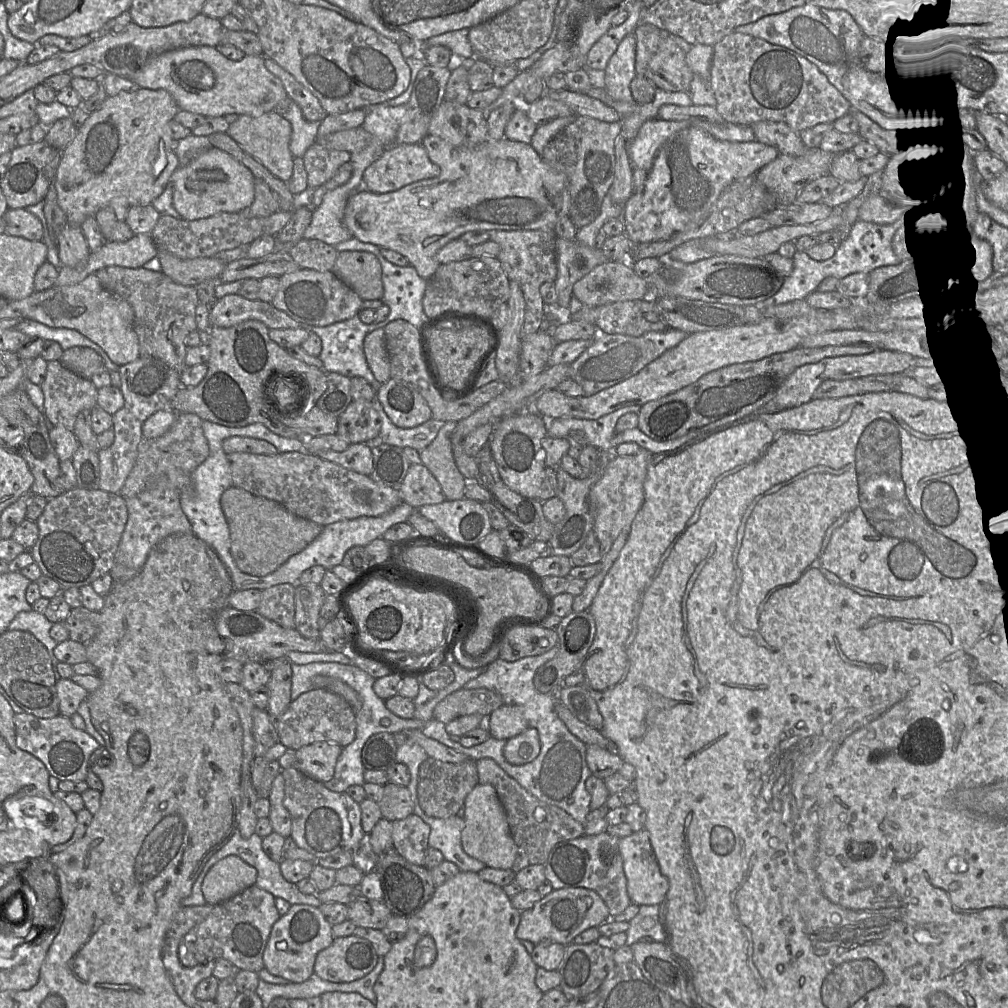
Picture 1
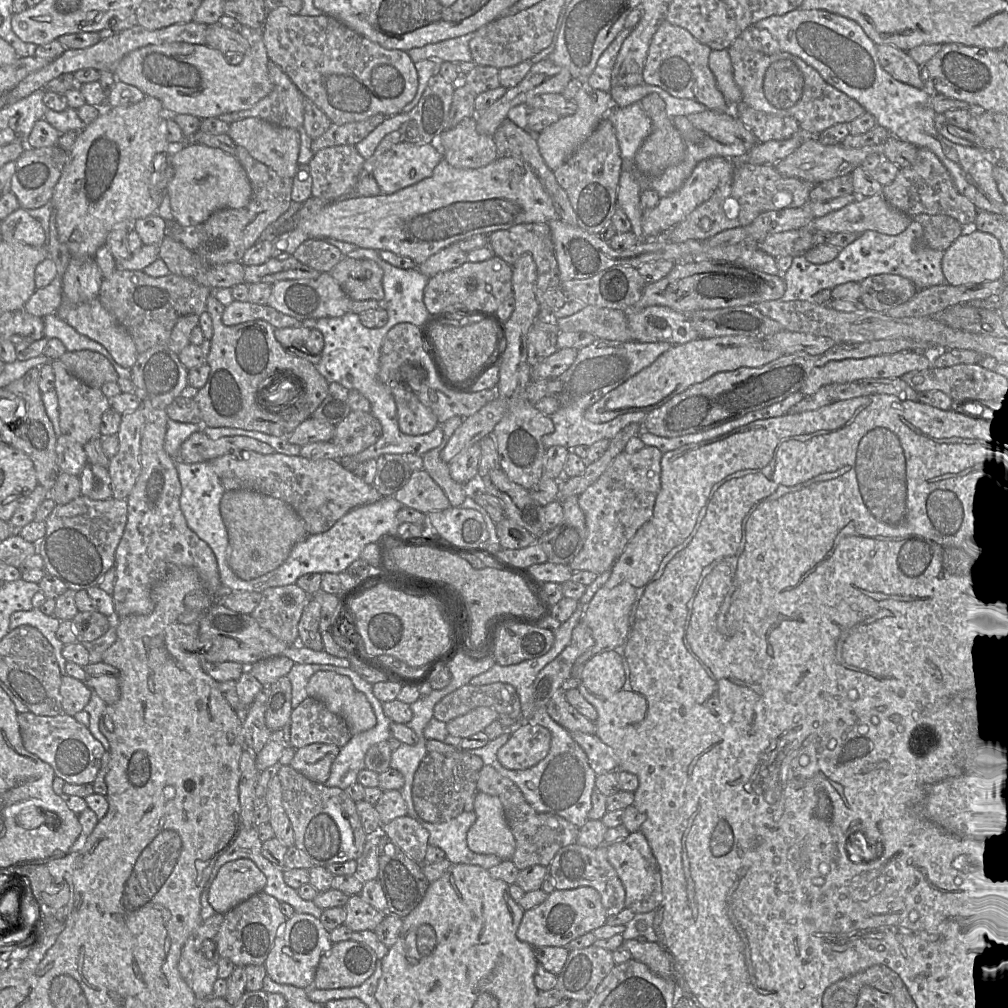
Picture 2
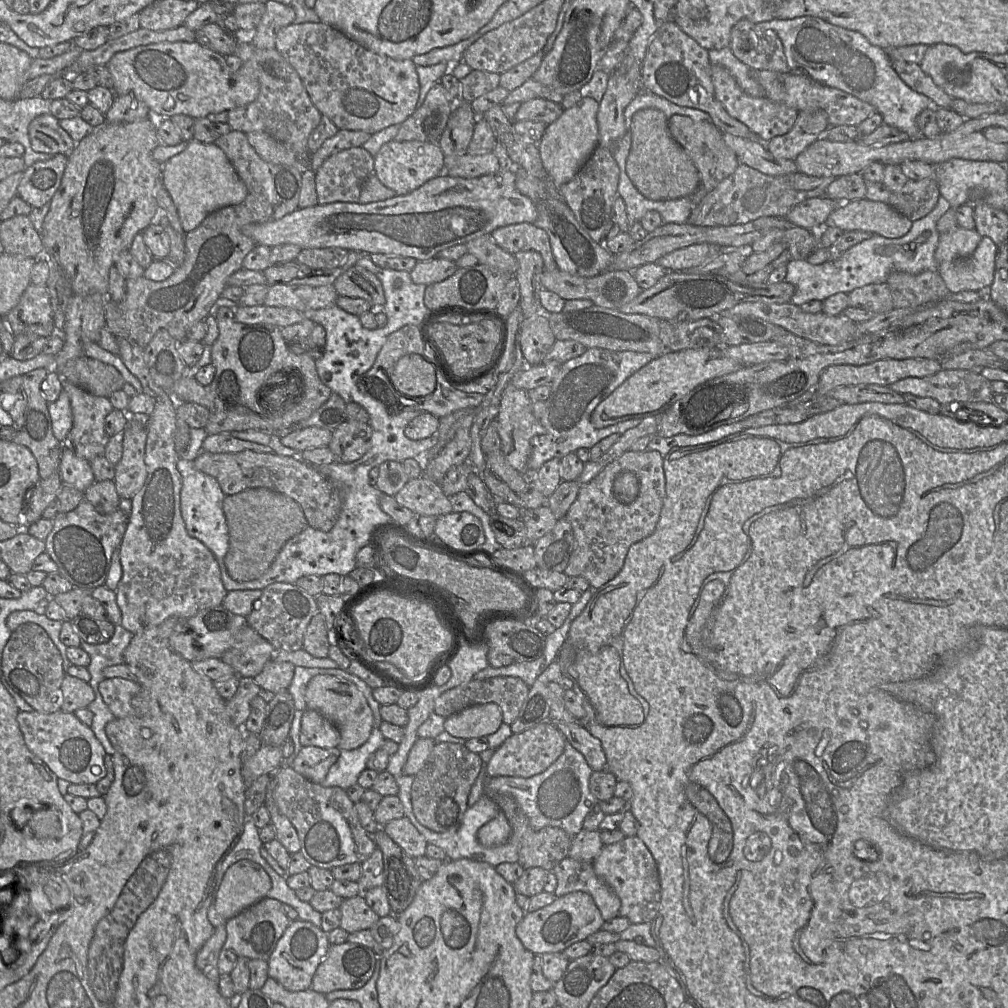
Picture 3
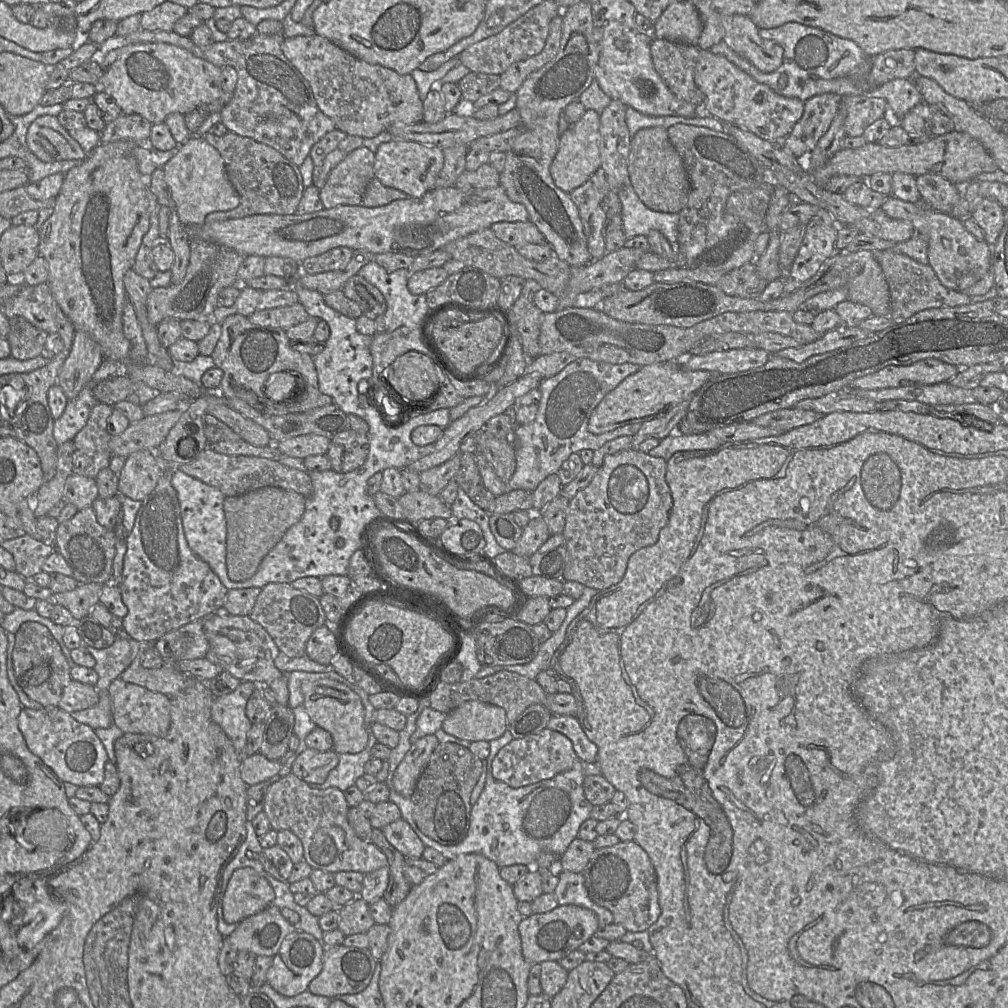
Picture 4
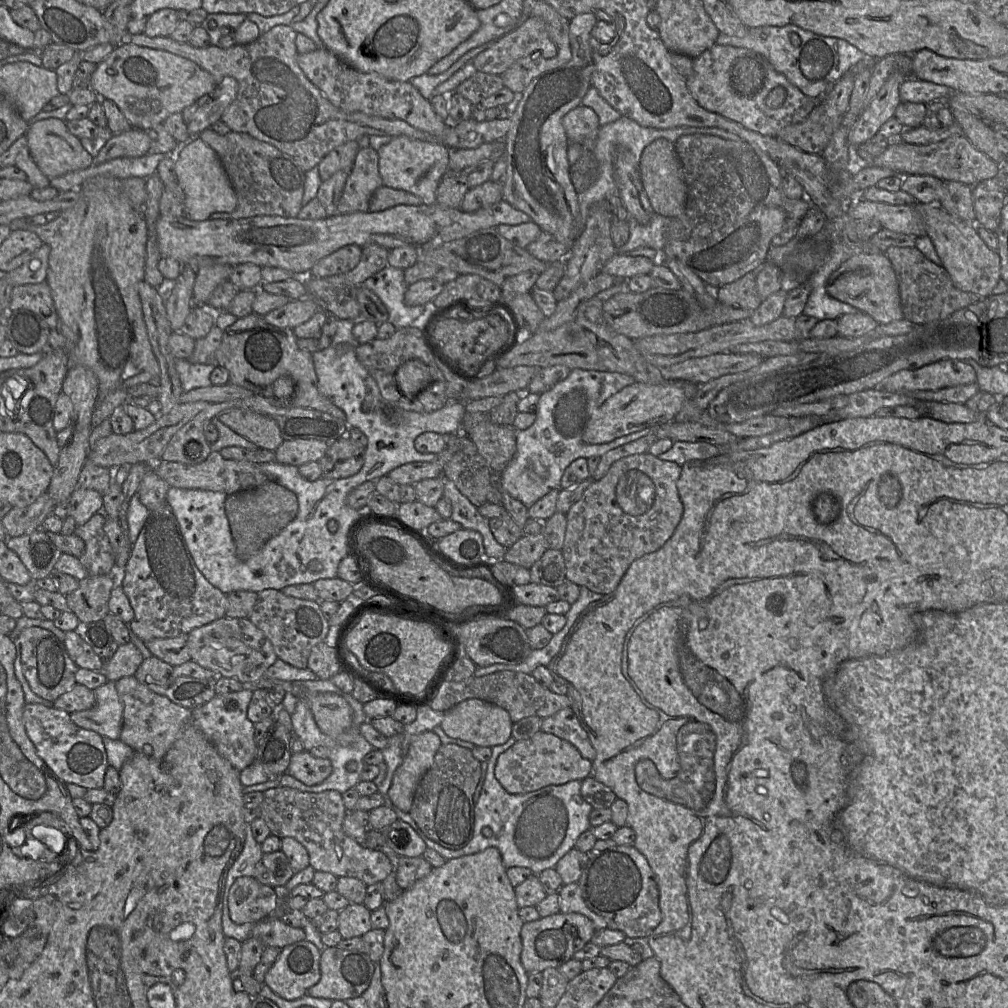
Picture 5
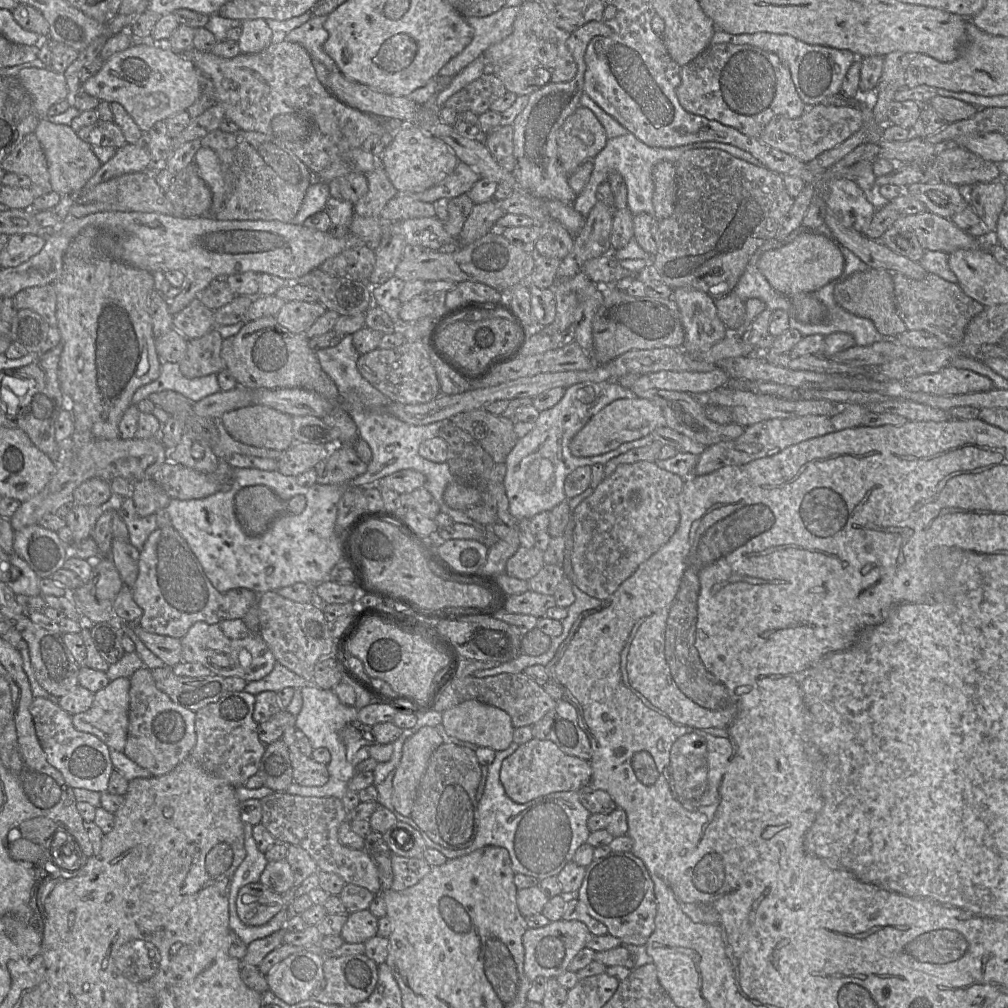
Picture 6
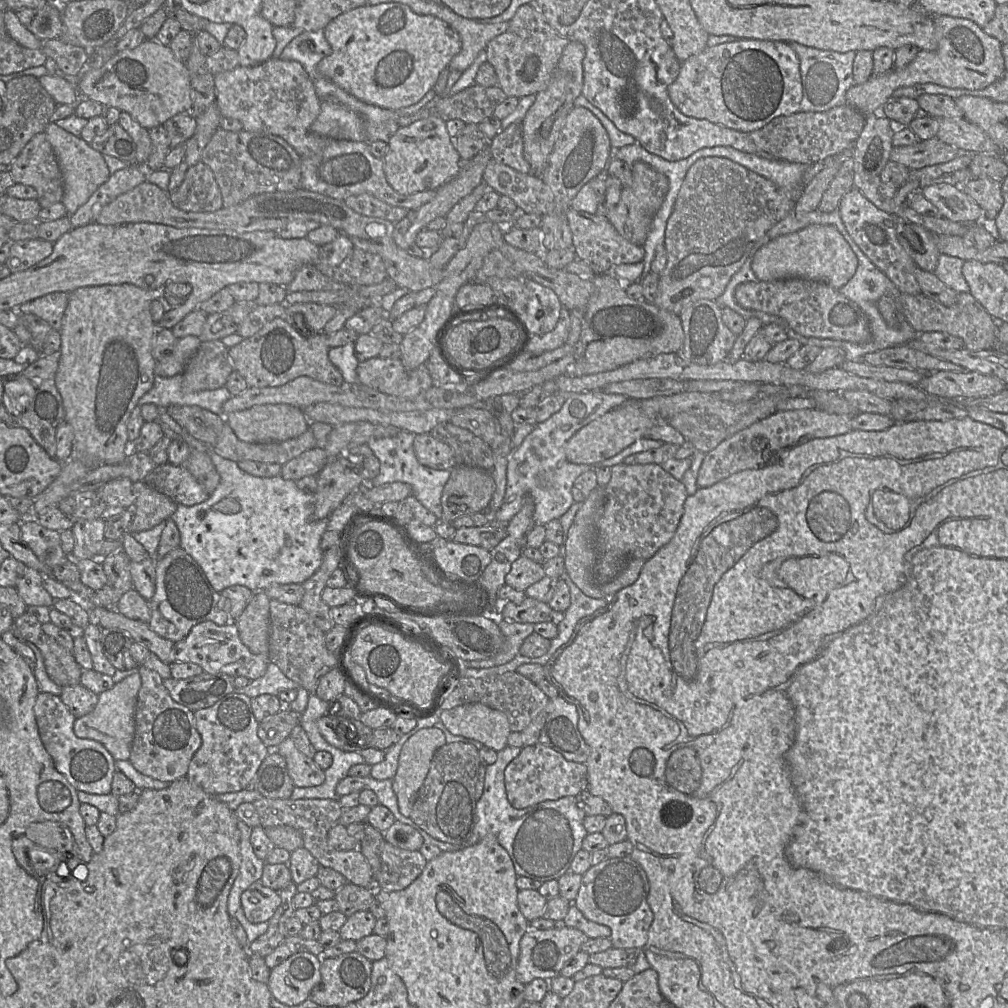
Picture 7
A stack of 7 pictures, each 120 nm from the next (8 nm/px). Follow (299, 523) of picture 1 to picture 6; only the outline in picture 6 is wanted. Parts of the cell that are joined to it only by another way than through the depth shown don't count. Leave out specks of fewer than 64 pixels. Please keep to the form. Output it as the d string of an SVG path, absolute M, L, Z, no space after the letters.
M265 485L241 488L234 499L238 524L247 537L257 537L264 534L277 519L283 515L301 514L307 505L306 498L302 495L295 495L289 500L283 500Z

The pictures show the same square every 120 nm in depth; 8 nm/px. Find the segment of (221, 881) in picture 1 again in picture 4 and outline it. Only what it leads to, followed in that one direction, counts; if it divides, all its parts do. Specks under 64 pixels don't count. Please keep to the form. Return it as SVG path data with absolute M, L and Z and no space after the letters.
M251 867L232 874L222 900L224 920L240 923L273 904L275 893L270 883Z

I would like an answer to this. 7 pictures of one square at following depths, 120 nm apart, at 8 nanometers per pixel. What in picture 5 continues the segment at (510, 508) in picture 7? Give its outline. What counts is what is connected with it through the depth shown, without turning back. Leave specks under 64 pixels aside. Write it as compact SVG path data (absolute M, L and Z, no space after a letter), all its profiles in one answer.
M572 369L566 379L542 393L533 425L525 430L516 430L516 453L501 473L501 493L505 490L529 508L551 490L561 489L560 483L565 469L577 458L601 457L612 449L649 435L650 429L644 429L604 444L586 444L582 440L583 431L594 411L609 397L633 382L634 379L631 376L618 372Z

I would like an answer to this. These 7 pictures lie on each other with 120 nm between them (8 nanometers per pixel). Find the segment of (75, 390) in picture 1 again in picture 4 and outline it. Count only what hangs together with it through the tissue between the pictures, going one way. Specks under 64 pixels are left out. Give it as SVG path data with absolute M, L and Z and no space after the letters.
M98 402L92 407L86 425L72 439L74 473L95 479L101 469L109 466L112 436L106 426L113 409L111 405Z

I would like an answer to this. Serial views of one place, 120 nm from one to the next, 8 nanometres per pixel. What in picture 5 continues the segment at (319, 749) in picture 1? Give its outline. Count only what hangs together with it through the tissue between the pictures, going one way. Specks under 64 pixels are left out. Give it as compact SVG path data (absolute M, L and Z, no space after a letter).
M302 751L291 755L286 773L307 786L313 786L332 773L332 765L328 758L317 758L309 751Z

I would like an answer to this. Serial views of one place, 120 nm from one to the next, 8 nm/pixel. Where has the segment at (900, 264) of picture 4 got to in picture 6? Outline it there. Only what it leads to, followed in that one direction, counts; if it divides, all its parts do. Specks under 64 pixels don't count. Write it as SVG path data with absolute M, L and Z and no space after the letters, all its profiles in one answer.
M891 273L894 283L896 308L910 330L926 330L940 338L946 345L959 347L970 321L984 310L984 306L968 296L957 283L951 283L933 273L922 280Z

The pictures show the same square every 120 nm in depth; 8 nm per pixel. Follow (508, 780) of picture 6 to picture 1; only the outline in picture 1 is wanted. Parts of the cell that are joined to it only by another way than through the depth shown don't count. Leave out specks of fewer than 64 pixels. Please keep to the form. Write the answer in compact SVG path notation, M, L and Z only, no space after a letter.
M528 727L521 734L507 740L503 749L505 759L512 765L533 761L540 753L540 740L536 728Z

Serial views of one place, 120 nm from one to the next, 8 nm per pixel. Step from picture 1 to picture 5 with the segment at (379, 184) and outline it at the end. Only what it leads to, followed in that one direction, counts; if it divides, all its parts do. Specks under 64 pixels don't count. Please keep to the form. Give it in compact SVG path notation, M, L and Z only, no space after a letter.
M399 135L380 147L378 157L379 173L385 186L412 193L426 205L437 203L438 184L448 171L450 149L447 146Z

